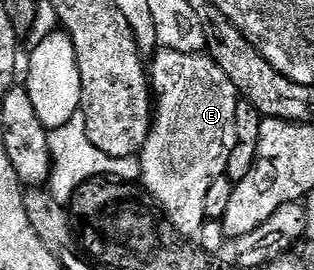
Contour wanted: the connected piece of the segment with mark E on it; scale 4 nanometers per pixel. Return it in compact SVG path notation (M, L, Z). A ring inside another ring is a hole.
M161 49L151 62L150 86L154 91L154 117L146 144L138 155L141 164L139 181L164 215L175 224L176 231L183 238L192 240L199 235L206 221L206 192L210 192L210 184L228 173L230 152L234 152L236 139L234 112L238 95L234 84L230 84L230 76L226 76L226 72L222 72L222 68L218 68L218 64L214 64L207 53L187 54Z

